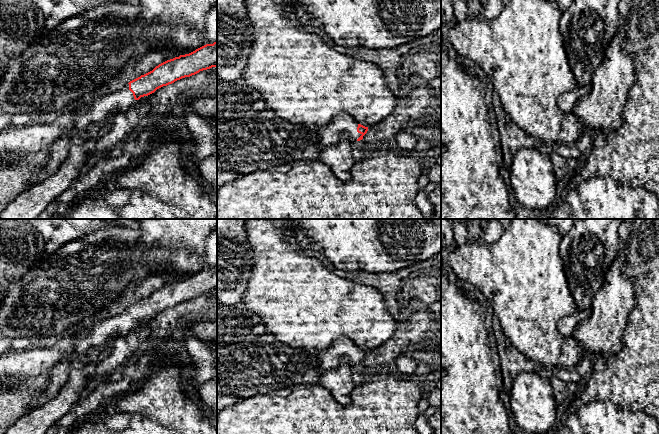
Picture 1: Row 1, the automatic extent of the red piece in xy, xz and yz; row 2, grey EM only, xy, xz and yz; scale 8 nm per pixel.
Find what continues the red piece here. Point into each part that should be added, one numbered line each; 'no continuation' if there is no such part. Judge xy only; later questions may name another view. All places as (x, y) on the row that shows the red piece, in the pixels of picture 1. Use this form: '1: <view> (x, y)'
1: xy (24, 151)

